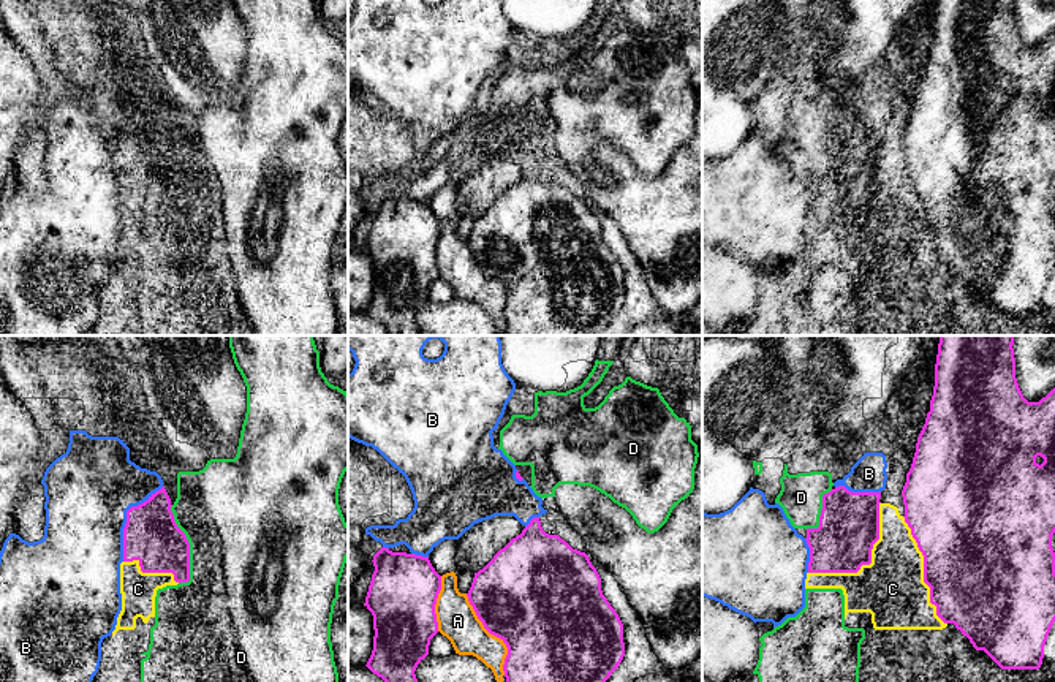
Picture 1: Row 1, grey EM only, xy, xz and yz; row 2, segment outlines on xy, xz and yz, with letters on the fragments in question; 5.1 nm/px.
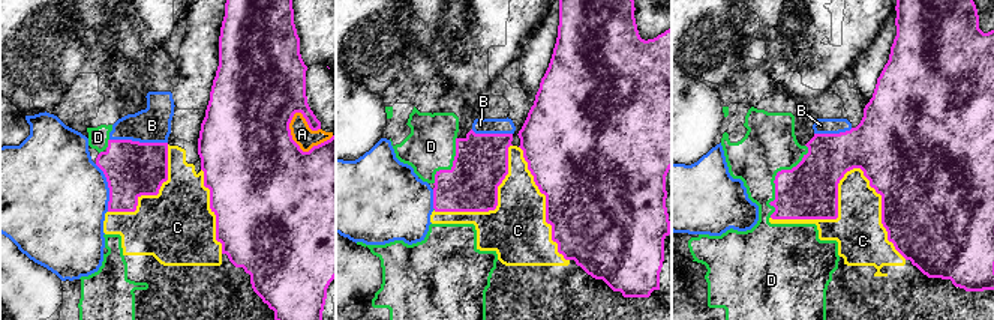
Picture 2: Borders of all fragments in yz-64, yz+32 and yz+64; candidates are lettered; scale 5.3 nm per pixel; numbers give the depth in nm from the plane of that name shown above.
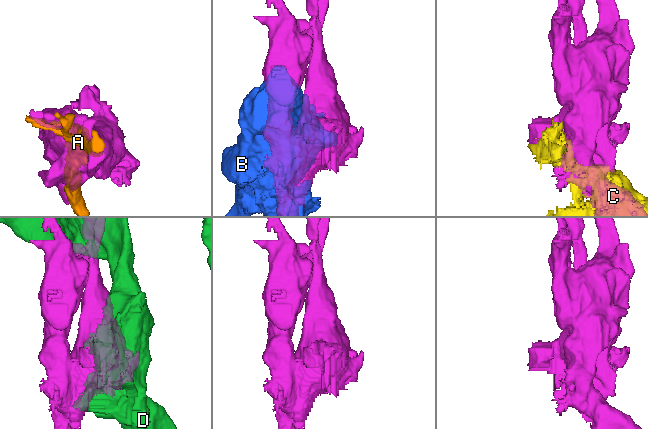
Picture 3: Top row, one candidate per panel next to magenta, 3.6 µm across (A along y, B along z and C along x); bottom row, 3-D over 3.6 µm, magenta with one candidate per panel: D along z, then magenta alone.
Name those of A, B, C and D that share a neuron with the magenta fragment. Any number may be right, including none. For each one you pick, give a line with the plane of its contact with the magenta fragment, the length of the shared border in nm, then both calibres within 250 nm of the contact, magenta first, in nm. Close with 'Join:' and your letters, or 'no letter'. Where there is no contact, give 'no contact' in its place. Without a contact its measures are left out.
Join: no letter

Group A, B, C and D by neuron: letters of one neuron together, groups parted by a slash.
A / B / C / D

